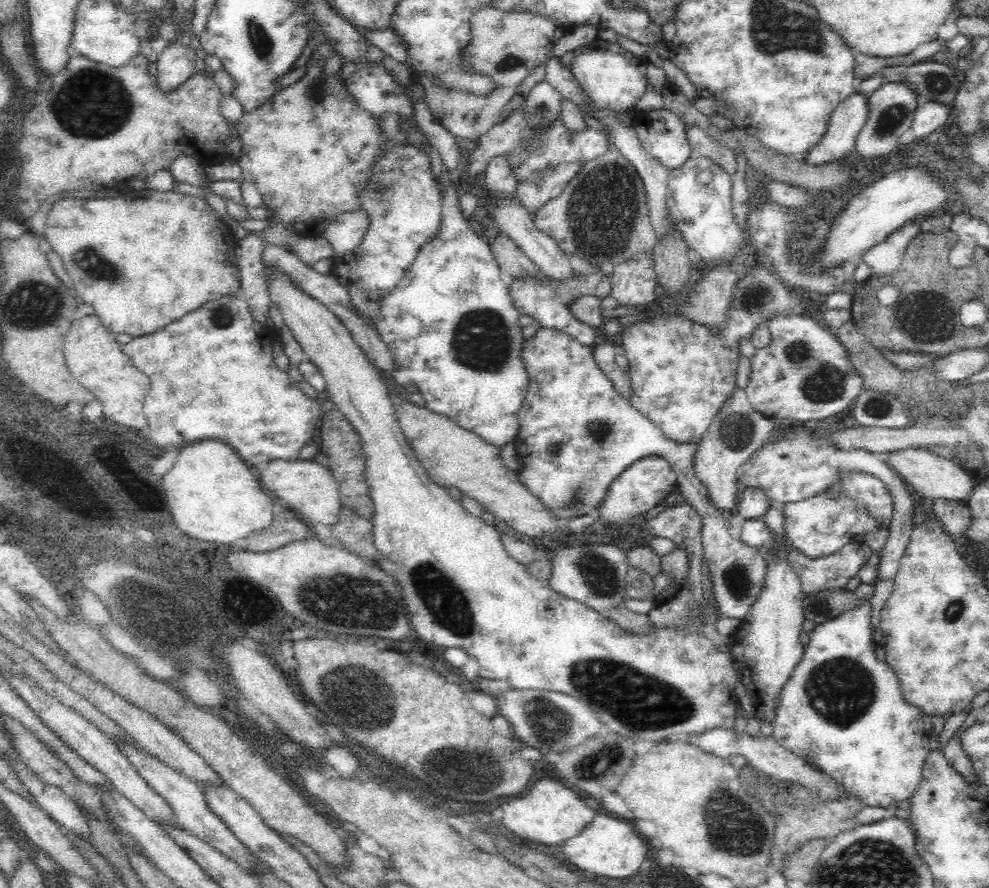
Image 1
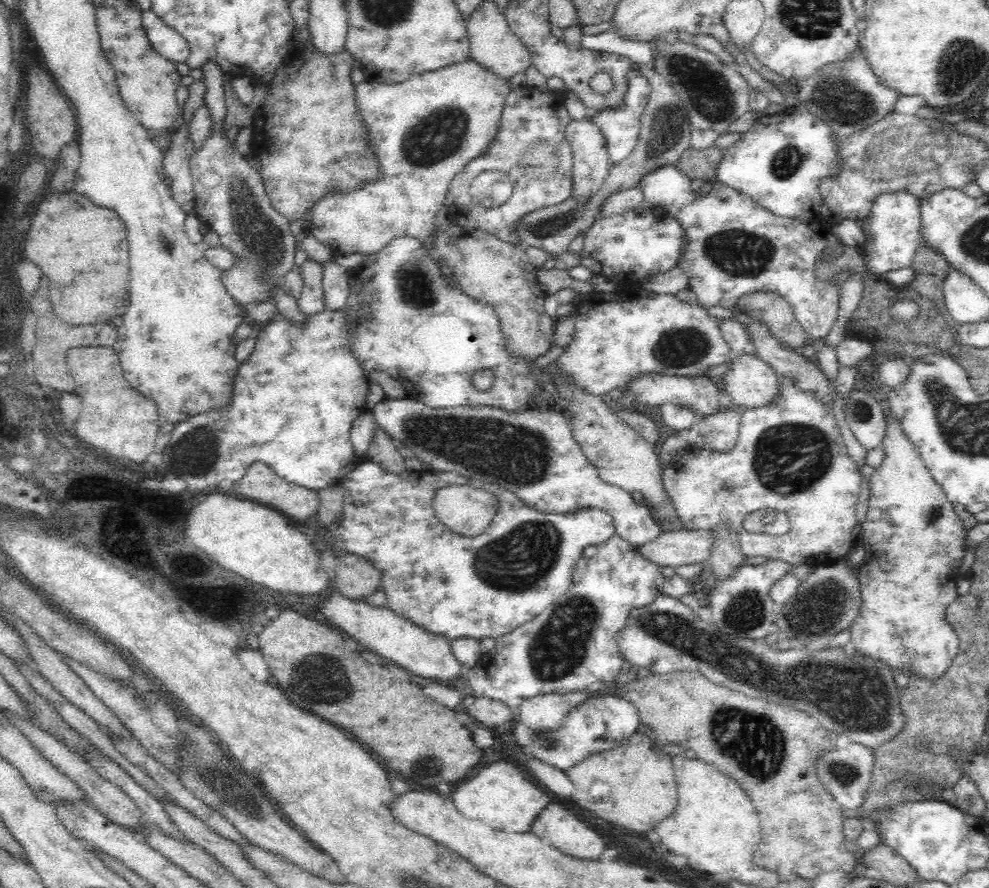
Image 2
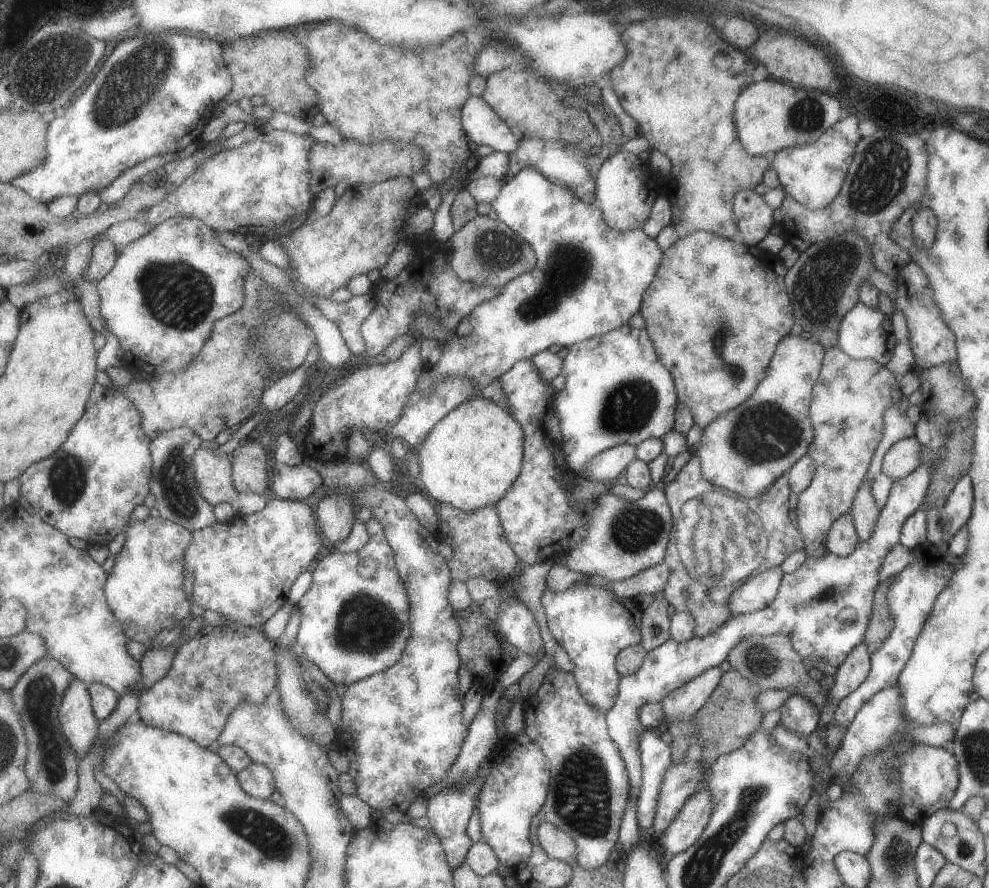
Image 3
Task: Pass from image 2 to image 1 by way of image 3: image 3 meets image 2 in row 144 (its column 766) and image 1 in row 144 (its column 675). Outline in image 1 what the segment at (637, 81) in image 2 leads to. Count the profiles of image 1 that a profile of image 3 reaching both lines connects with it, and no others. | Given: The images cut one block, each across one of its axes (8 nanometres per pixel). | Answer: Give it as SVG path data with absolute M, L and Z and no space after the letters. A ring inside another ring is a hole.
M664 108L640 112L632 126L636 128L648 156L664 164L664 168L682 168L686 160L692 158L686 122L680 120L680 116L674 112Z

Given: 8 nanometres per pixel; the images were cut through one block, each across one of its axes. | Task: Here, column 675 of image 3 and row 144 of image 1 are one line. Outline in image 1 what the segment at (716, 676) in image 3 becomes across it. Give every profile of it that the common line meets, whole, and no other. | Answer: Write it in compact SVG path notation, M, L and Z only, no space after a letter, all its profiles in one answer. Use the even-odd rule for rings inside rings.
M686 124L686 134L688 134L688 144L690 144L690 150L692 150L692 156L708 158L714 166L720 166L724 172L734 176L734 172L738 168L738 162L736 162L738 156L732 150L714 142L714 138L698 126Z

